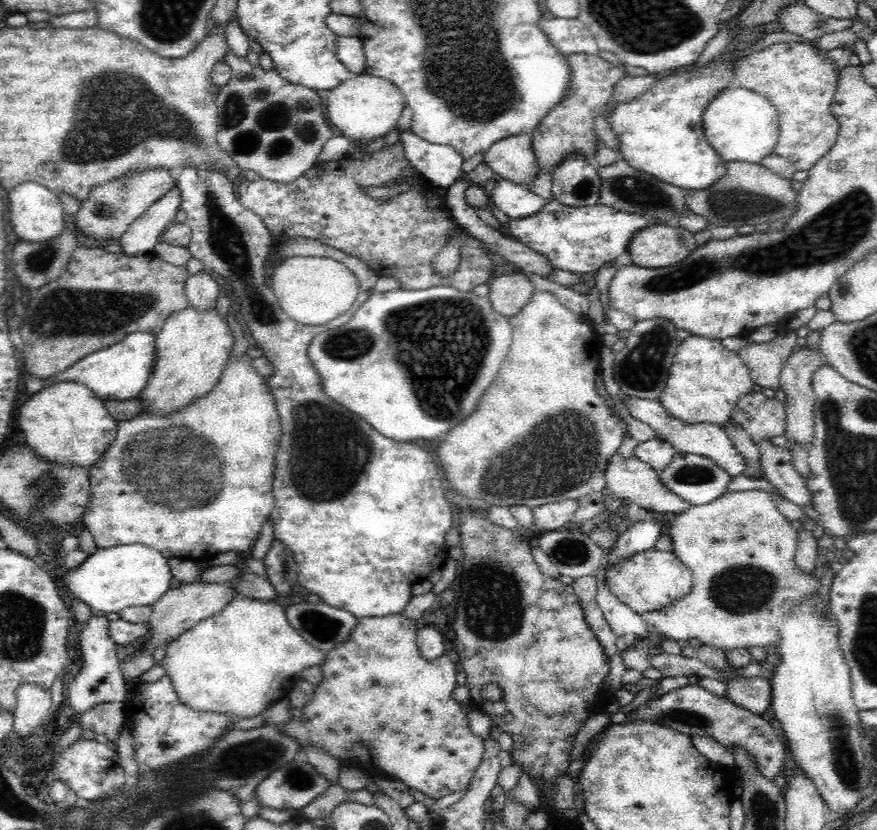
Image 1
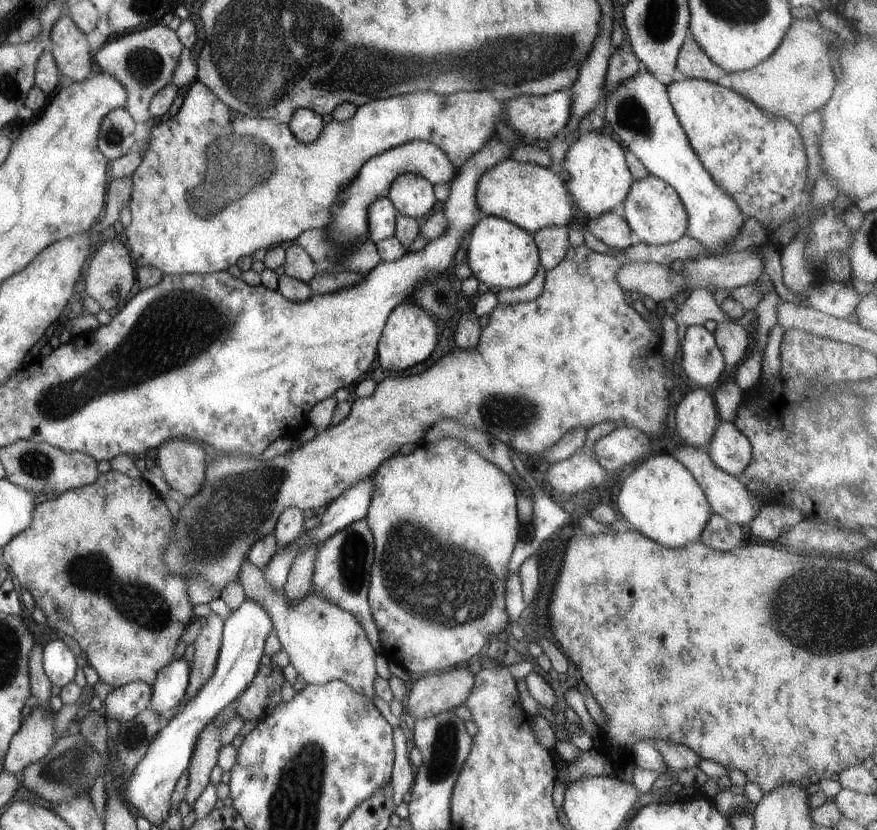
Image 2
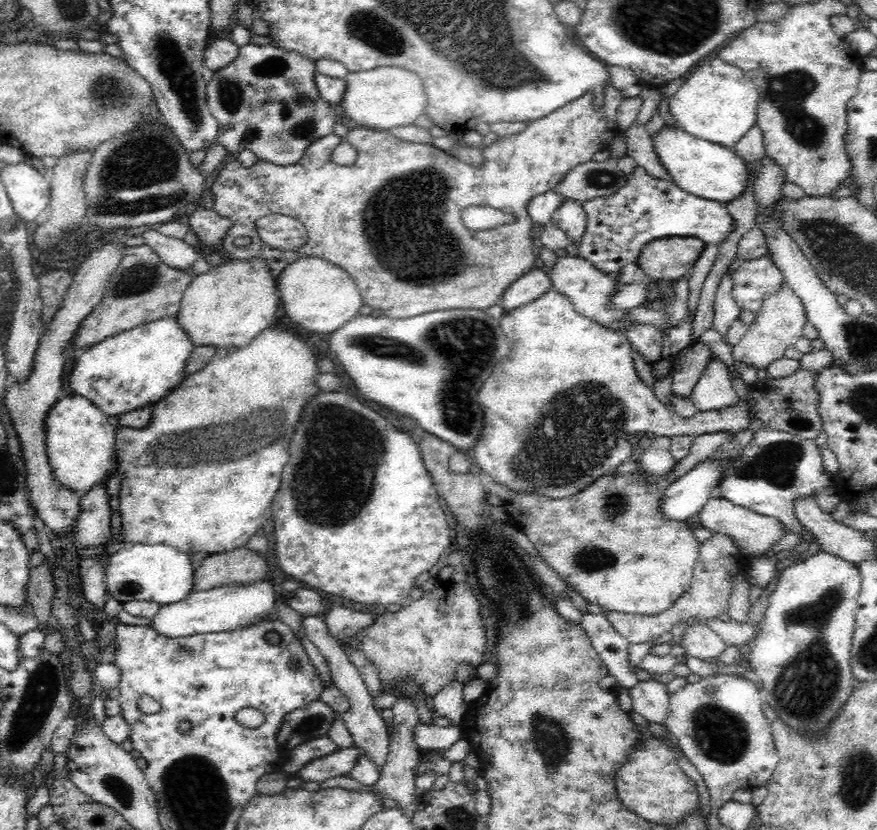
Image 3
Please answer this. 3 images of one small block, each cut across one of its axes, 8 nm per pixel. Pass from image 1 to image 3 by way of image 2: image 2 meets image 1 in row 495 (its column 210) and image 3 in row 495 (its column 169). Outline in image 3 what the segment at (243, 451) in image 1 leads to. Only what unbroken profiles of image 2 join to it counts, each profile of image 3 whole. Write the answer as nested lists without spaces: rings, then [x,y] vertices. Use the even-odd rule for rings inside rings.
[[[268,327],[257,334],[248,346],[244,348],[232,348],[224,346],[217,349],[212,361],[196,374],[184,379],[174,391],[160,399],[152,408],[152,416],[146,426],[132,428],[119,426],[116,429],[116,442],[114,448],[114,469],[112,476],[120,474],[119,492],[116,495],[116,508],[120,516],[121,527],[119,532],[121,540],[126,546],[136,543],[173,546],[178,551],[190,557],[193,554],[204,554],[205,557],[216,554],[230,553],[237,548],[242,548],[254,537],[256,532],[272,517],[271,504],[278,490],[282,468],[288,460],[288,442],[290,442],[300,409],[305,402],[313,397],[320,389],[313,384],[315,357],[308,346],[290,332],[280,331]]]

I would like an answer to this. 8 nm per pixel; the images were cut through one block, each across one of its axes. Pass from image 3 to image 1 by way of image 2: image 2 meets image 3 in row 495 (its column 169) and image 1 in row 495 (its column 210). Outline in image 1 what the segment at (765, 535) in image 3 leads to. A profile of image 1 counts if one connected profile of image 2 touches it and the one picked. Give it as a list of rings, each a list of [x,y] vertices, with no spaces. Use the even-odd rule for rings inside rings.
[[[618,451],[614,452],[614,454],[610,454],[610,456],[606,458],[604,478],[606,488],[609,489],[616,498],[626,500],[626,502],[634,502],[650,512],[672,512],[678,514],[682,512],[682,510],[691,507],[684,499],[680,499],[678,495],[674,495],[672,491],[668,491],[668,489],[660,483],[658,472],[647,462],[642,462],[635,455],[622,456]]]

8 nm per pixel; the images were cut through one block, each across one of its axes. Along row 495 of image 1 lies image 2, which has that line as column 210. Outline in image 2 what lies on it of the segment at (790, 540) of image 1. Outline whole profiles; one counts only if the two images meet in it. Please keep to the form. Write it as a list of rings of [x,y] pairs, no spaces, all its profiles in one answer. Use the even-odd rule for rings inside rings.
[[[233,703],[224,711],[217,712],[211,722],[203,726],[195,740],[194,751],[191,752],[187,766],[188,783],[184,792],[184,800],[191,807],[201,791],[209,784],[209,771],[216,764],[217,753],[221,748],[217,728],[232,715]]]

